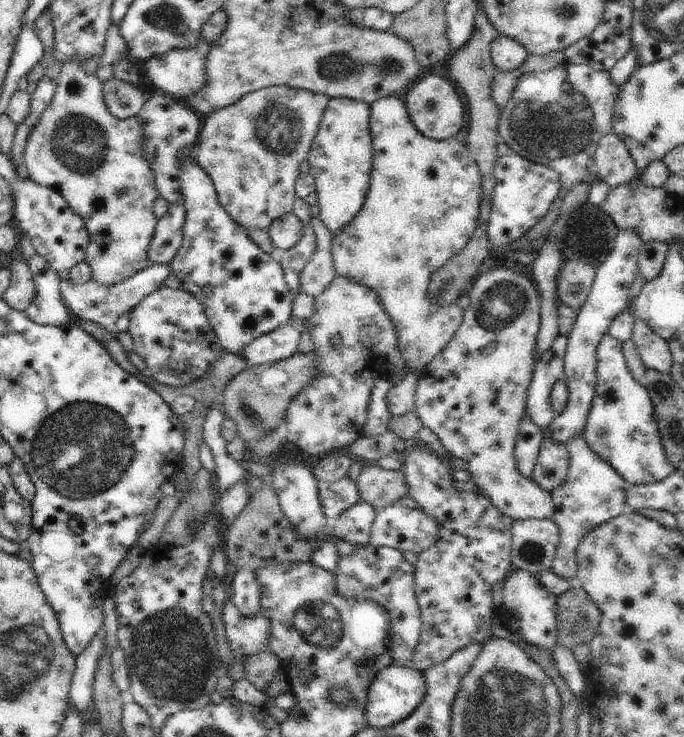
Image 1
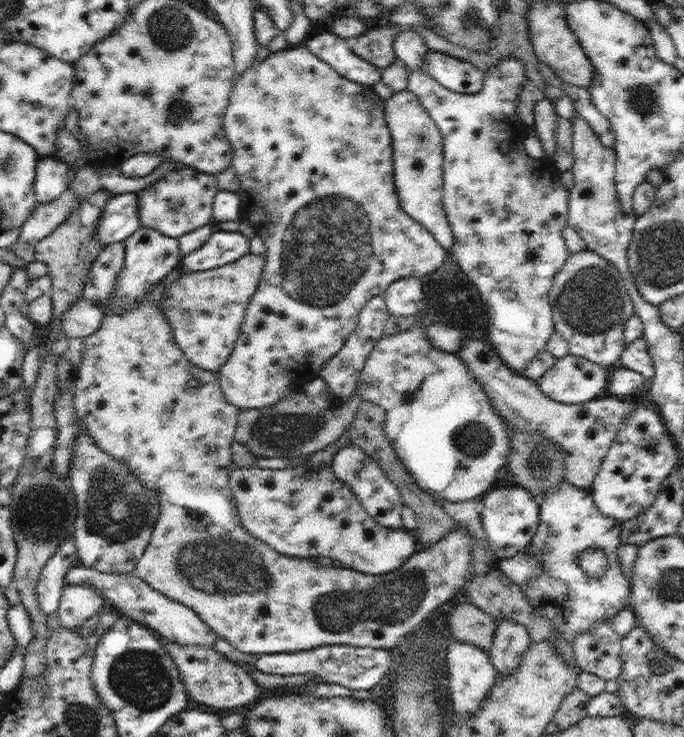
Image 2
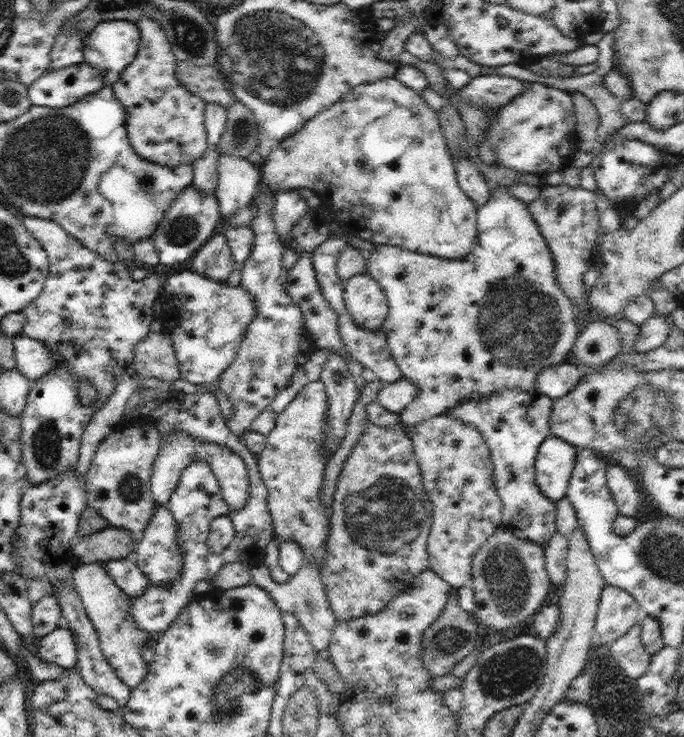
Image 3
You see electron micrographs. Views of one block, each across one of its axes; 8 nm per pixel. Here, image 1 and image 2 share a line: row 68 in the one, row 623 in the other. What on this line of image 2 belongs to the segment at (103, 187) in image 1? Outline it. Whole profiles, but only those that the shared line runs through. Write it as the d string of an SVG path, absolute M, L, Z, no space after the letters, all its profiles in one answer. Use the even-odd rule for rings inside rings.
M65 584L62 589L57 617L61 626L75 630L88 618L97 616L104 597L96 590L80 584Z

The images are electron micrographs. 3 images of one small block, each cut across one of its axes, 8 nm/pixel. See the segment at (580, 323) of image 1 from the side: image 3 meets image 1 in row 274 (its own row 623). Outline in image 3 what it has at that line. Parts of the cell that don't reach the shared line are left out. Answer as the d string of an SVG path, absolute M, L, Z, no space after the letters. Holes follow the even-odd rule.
M606 584L601 592L595 618L595 638L604 645L610 645L640 622L642 614L631 594L617 586Z

